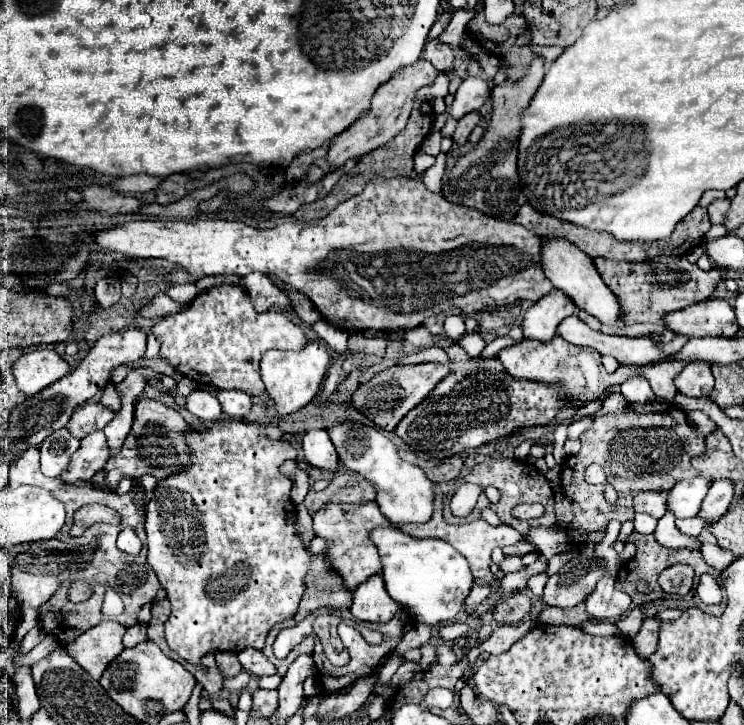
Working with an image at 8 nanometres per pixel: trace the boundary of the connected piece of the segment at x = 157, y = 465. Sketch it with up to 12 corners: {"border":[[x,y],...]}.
{"border":[[138,398],[106,462],[106,486],[190,468],[194,430],[174,408]]}

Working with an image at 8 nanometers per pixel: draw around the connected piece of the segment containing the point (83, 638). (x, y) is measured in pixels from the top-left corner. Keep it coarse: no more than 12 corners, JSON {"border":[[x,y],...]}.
{"border":[[102,620],[64,648],[94,680],[124,650],[124,624]]}

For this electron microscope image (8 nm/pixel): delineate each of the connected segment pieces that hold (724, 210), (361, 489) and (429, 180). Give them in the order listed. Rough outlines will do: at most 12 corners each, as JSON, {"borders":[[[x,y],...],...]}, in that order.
{"borders":[[[728,198],[708,206],[710,222],[724,224],[728,214]],[[352,472],[336,476],[326,490],[308,492],[314,516],[328,502],[374,500],[370,482]],[[446,152],[421,178],[428,190],[441,194]]]}

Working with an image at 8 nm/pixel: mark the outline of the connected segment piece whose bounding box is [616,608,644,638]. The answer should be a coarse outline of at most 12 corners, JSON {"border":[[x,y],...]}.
{"border":[[640,608],[630,610],[616,620],[620,632],[632,638],[640,630]]}

